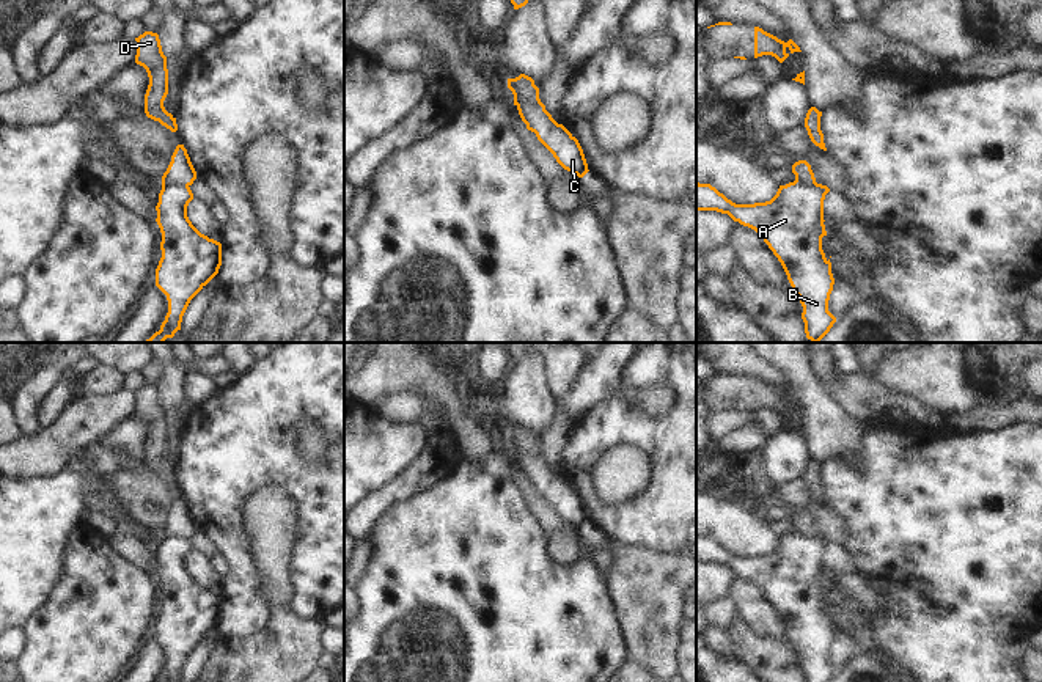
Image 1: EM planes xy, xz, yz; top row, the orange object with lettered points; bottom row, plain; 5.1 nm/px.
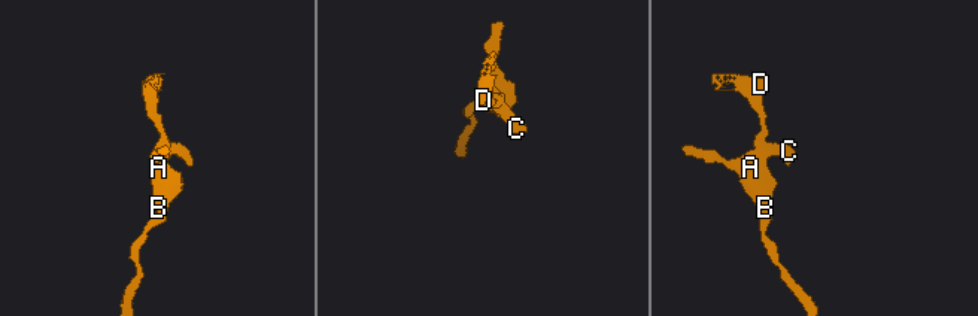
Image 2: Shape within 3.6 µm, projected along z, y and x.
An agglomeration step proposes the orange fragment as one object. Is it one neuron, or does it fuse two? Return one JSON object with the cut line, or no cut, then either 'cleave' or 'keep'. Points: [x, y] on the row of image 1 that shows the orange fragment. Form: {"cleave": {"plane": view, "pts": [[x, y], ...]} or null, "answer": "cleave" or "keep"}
{"cleave": {"plane": "xy", "pts": [[162, 184], [187, 186]]}, "answer": "cleave"}

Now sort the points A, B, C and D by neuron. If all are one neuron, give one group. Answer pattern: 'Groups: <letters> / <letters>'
Groups: A B C / D.

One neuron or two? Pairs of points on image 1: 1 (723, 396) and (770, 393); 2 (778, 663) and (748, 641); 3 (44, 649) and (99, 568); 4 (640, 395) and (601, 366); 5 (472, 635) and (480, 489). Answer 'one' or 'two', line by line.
1: one
2: one
3: one
4: one
5: one

